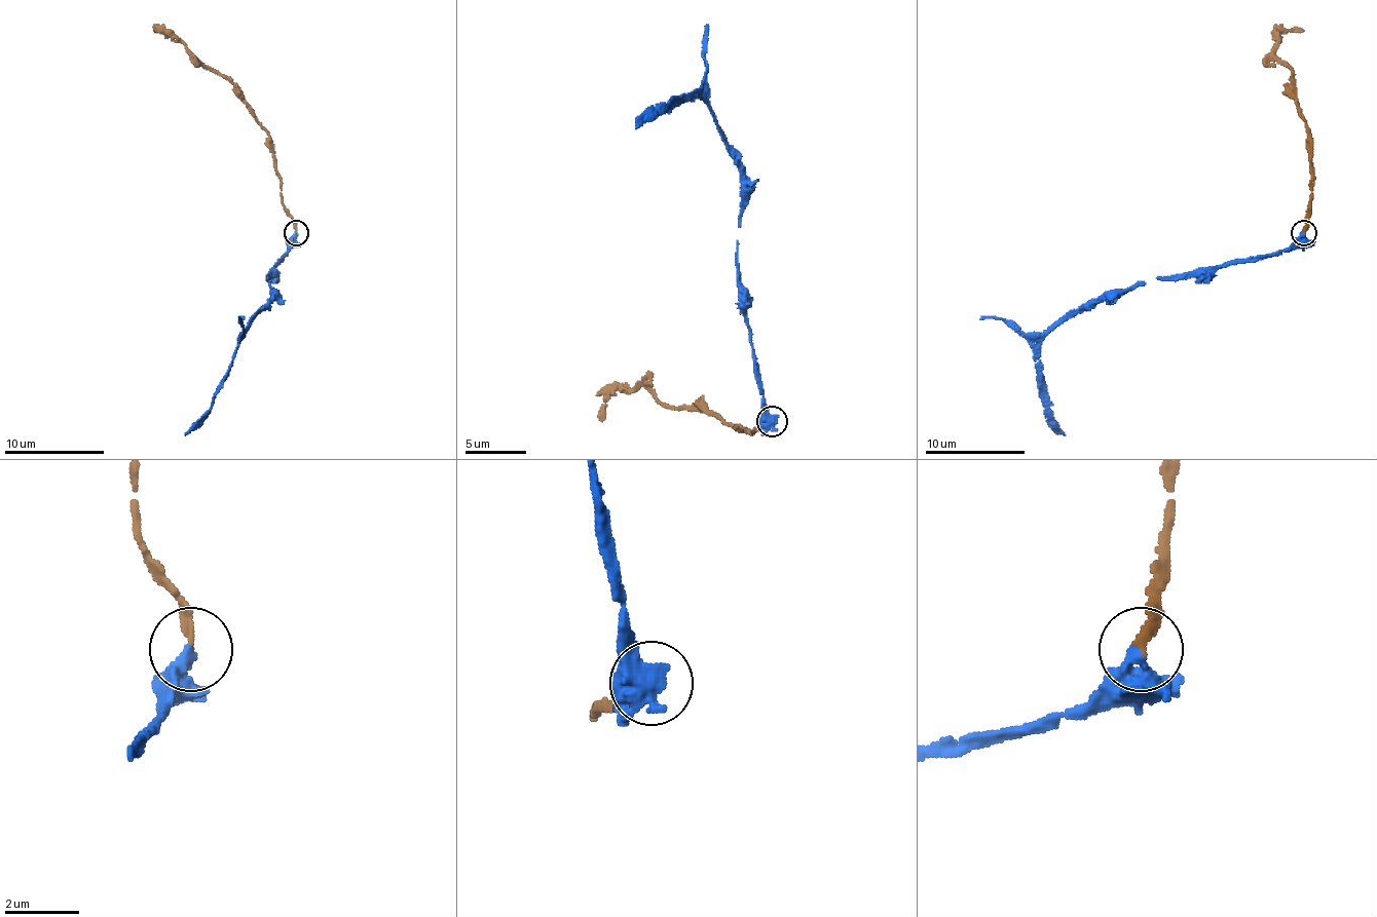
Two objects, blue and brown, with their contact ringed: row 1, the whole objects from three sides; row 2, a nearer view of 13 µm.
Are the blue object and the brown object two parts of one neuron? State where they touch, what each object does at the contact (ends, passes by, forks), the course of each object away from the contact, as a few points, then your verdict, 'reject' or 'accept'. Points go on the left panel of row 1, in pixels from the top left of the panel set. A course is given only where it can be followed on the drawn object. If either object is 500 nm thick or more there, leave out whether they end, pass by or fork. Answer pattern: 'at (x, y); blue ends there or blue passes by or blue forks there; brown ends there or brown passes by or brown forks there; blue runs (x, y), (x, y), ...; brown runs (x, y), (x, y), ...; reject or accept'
at (296, 233); blue ends there; brown ends there; blue runs (297, 232), (289, 250), (266, 274), (271, 295), (236, 347), (214, 402), (184, 434); brown runs (297, 232), (297, 222), (282, 202), (282, 177), (271, 138), (254, 110), (170, 32), (156, 30); accept

